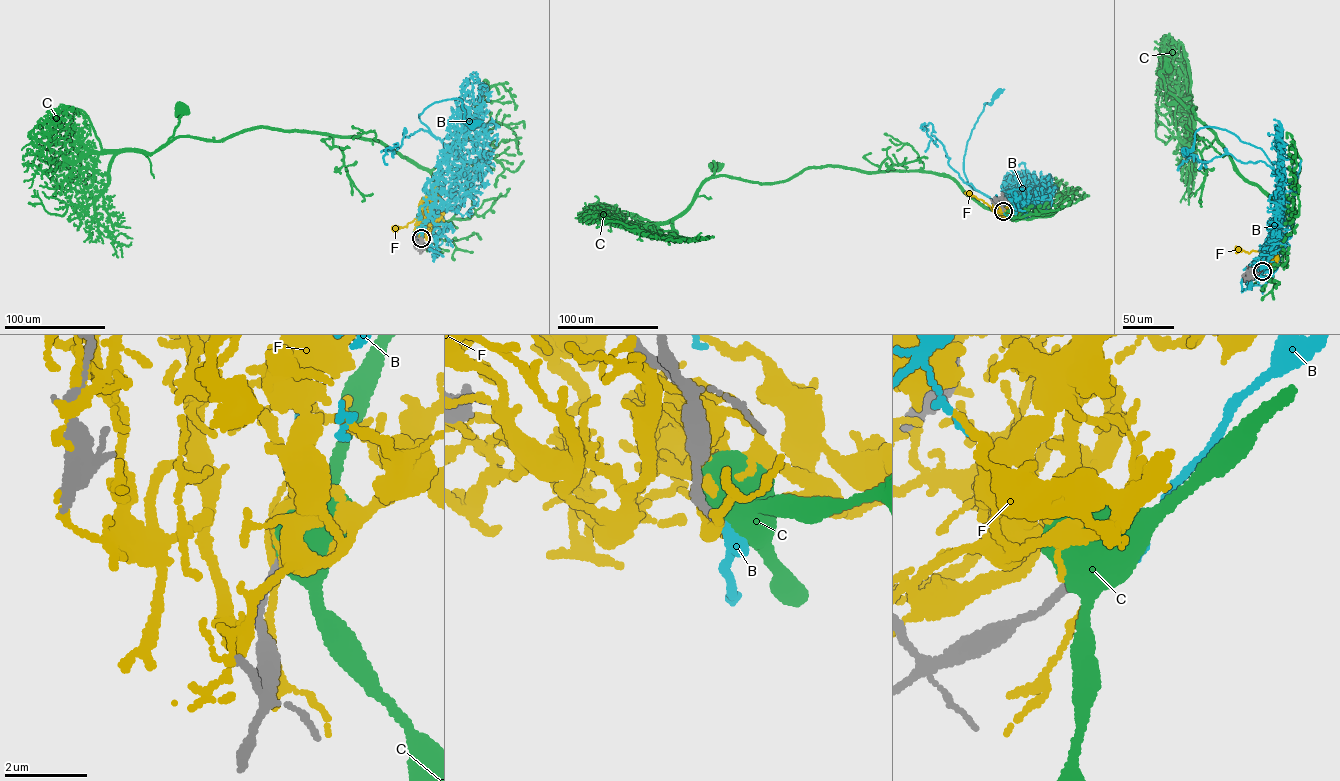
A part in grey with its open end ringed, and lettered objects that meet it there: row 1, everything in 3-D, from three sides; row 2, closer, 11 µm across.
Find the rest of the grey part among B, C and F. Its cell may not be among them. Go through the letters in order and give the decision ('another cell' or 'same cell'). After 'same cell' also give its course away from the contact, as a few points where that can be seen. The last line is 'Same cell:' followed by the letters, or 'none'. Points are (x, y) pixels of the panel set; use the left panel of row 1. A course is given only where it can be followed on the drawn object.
B: same cell; it runs (420, 238), (434, 210), (443, 146), (418, 115), (434, 102), (459, 99), (464, 122), (473, 125)
C: another cell
F: another cell
Same cell: B

